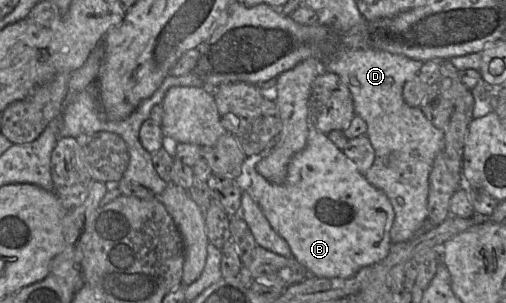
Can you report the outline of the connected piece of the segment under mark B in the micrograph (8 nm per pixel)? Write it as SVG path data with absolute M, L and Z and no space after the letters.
M313 127L309 128L306 146L297 152L289 161L284 183L272 183L260 175L256 171L256 168L253 168L251 172L251 186L249 188L249 194L252 196L253 200L258 203L273 229L286 240L293 257L307 269L309 272L308 276L350 278L360 269L383 260L387 256L391 247L392 242L390 238L390 230L394 222L395 213L389 198L383 191L374 187L367 181L365 175L355 167L341 149L329 140L327 134L321 133Z

